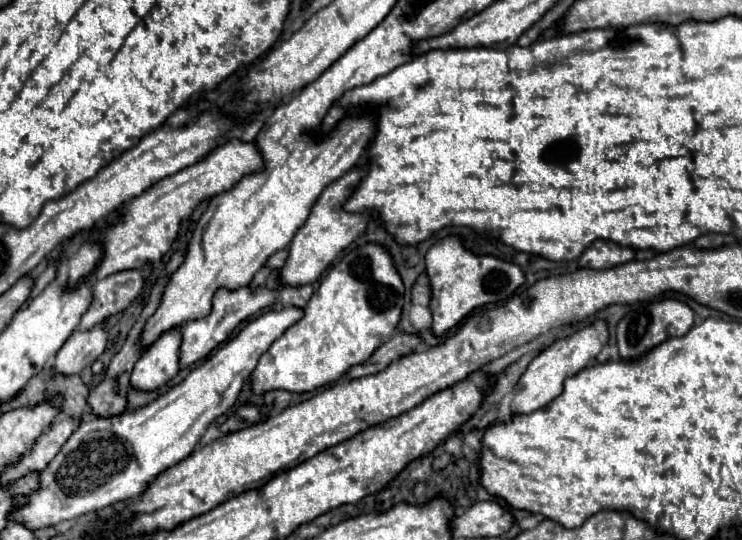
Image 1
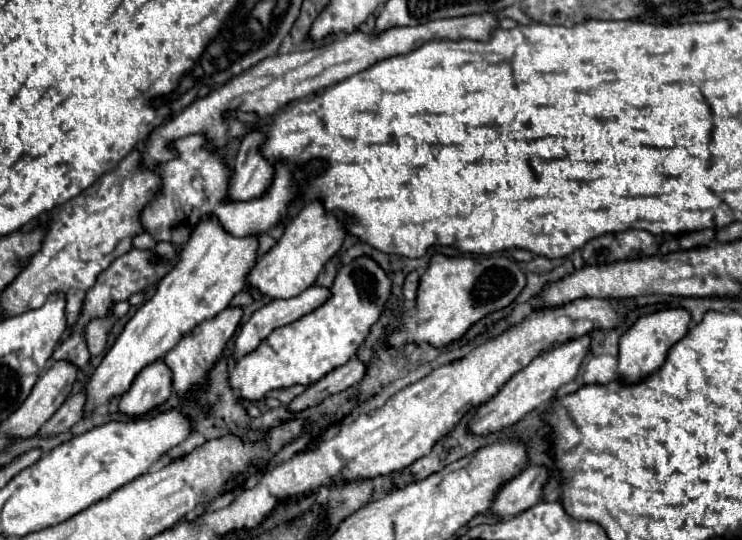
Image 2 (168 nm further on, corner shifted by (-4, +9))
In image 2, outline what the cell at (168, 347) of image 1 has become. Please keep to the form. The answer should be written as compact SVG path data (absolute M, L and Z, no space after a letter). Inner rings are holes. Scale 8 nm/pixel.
M153 361L139 371L129 391L123 393L119 409L125 415L145 415L153 407L165 403L173 393L173 375L165 361Z

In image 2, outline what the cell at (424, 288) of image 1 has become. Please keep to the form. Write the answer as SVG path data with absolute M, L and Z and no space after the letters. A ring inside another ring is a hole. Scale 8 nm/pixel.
M413 271L407 275L405 279L405 285L403 285L403 293L405 293L405 299L415 299L417 297L417 289L419 289L419 273Z

